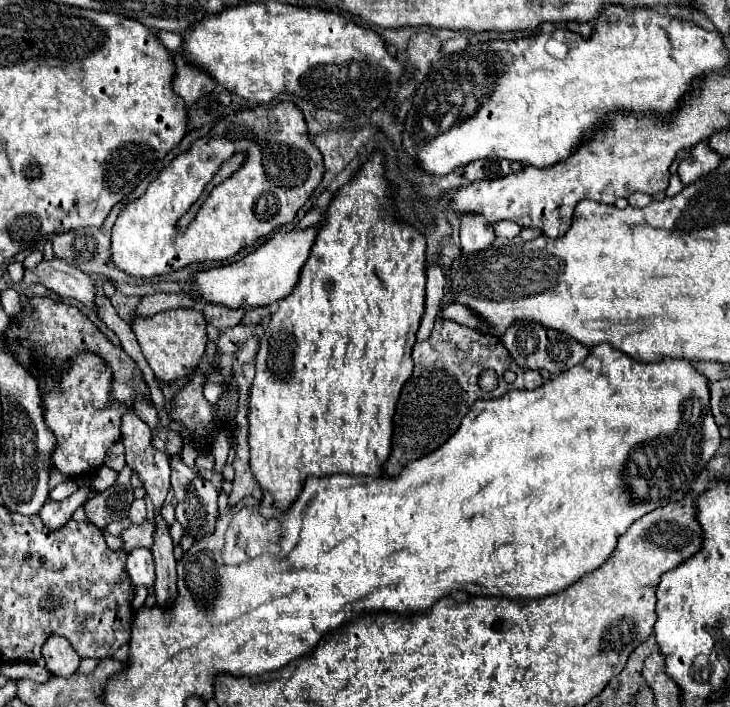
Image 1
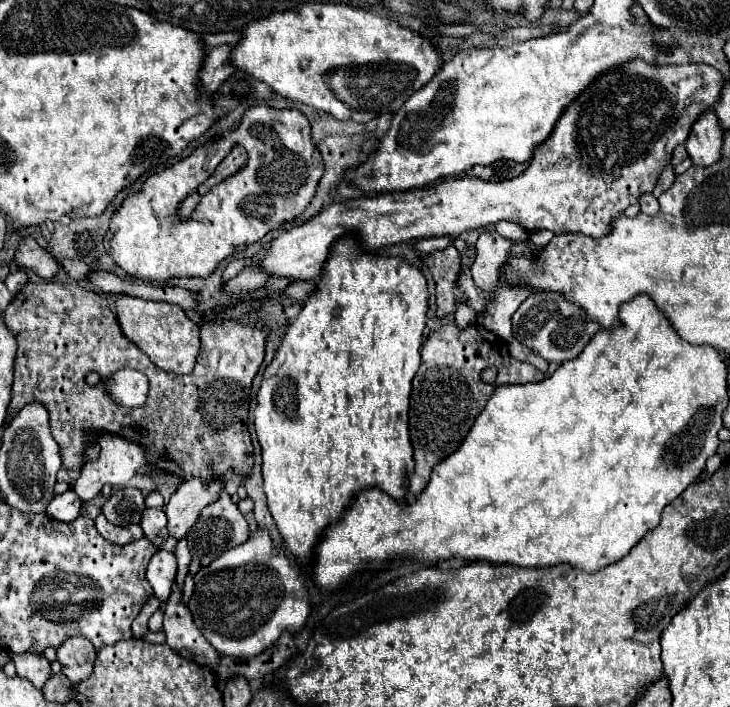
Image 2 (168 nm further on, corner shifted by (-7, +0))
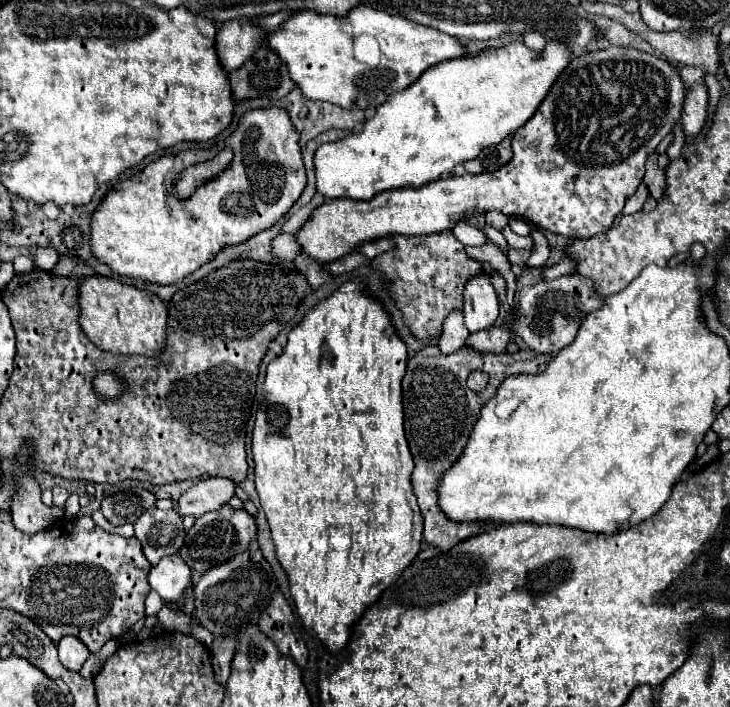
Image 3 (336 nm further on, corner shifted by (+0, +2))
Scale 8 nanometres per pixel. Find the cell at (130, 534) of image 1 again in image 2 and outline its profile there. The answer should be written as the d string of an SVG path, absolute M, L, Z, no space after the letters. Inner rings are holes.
M183 481L163 507L169 517L171 535L177 539L185 537L199 519L203 507L215 503L223 491L225 485L219 481L211 481L209 485L203 485L203 481Z

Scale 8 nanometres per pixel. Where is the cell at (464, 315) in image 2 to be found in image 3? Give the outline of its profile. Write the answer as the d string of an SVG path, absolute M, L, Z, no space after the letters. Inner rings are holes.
M454 311L444 321L444 329L442 329L442 335L438 339L438 347L440 347L442 353L454 353L460 347L464 347L468 335L470 333L464 327L464 315L462 315L462 311Z

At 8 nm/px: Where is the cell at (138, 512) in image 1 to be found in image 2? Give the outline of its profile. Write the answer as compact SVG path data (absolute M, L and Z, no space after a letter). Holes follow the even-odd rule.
M145 509L141 517L141 527L143 527L145 537L155 547L161 547L161 543L171 537L167 529L167 515L163 509Z

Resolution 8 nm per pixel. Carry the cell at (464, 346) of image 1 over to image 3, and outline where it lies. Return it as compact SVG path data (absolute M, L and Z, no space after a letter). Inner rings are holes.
M426 345L416 357L408 361L406 375L402 379L404 391L404 421L406 421L406 439L410 445L410 453L414 457L414 473L412 473L412 489L418 499L418 507L424 519L424 541L438 549L450 549L462 539L478 533L482 523L452 523L448 521L440 507L436 495L436 483L440 475L458 459L462 453L470 429L474 427L480 409L488 399L496 395L498 385L510 377L520 373L538 373L540 359L530 349L520 349L518 353L480 353L468 345L462 349L444 355L438 345ZM480 369L490 375L488 387L482 393L474 393L466 387L466 377L470 371Z

